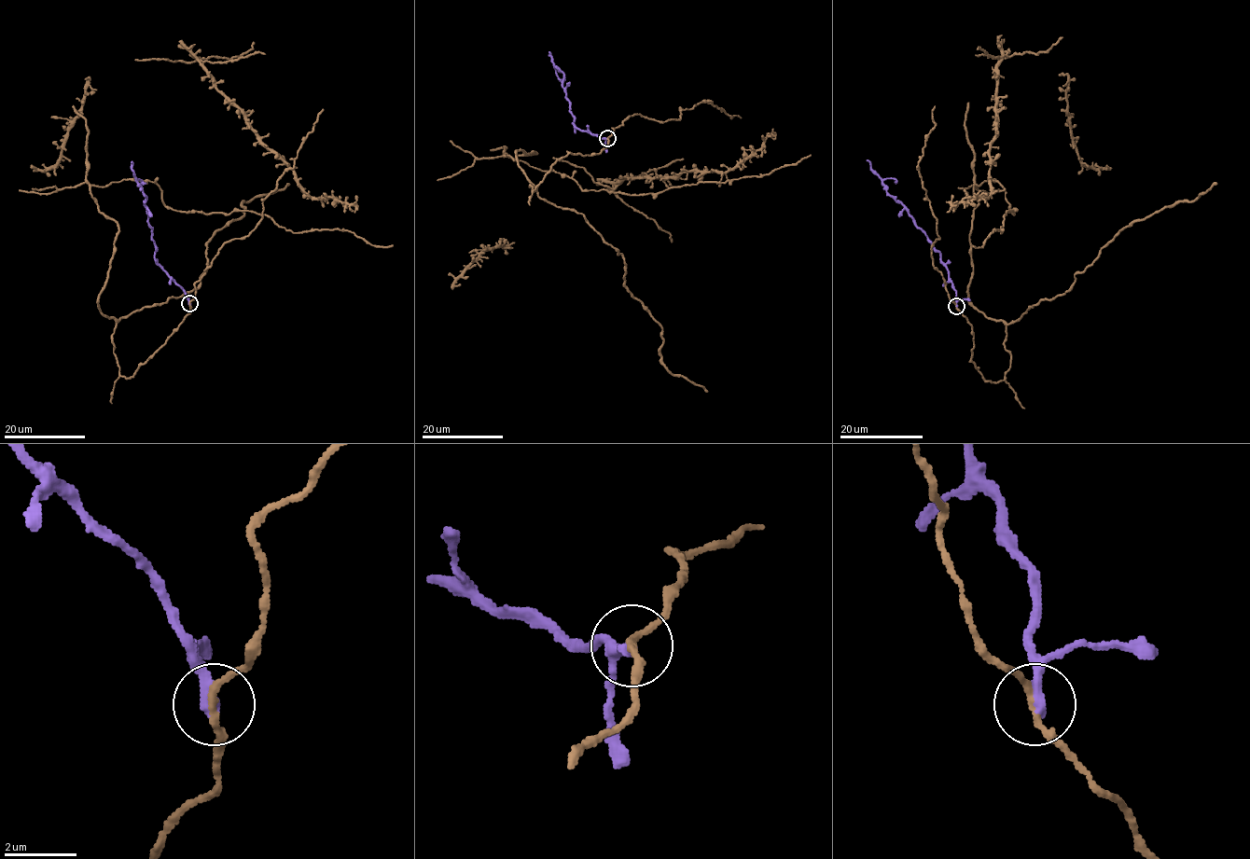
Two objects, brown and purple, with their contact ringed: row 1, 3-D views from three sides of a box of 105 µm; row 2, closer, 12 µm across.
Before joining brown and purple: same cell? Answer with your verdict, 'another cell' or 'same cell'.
another cell

